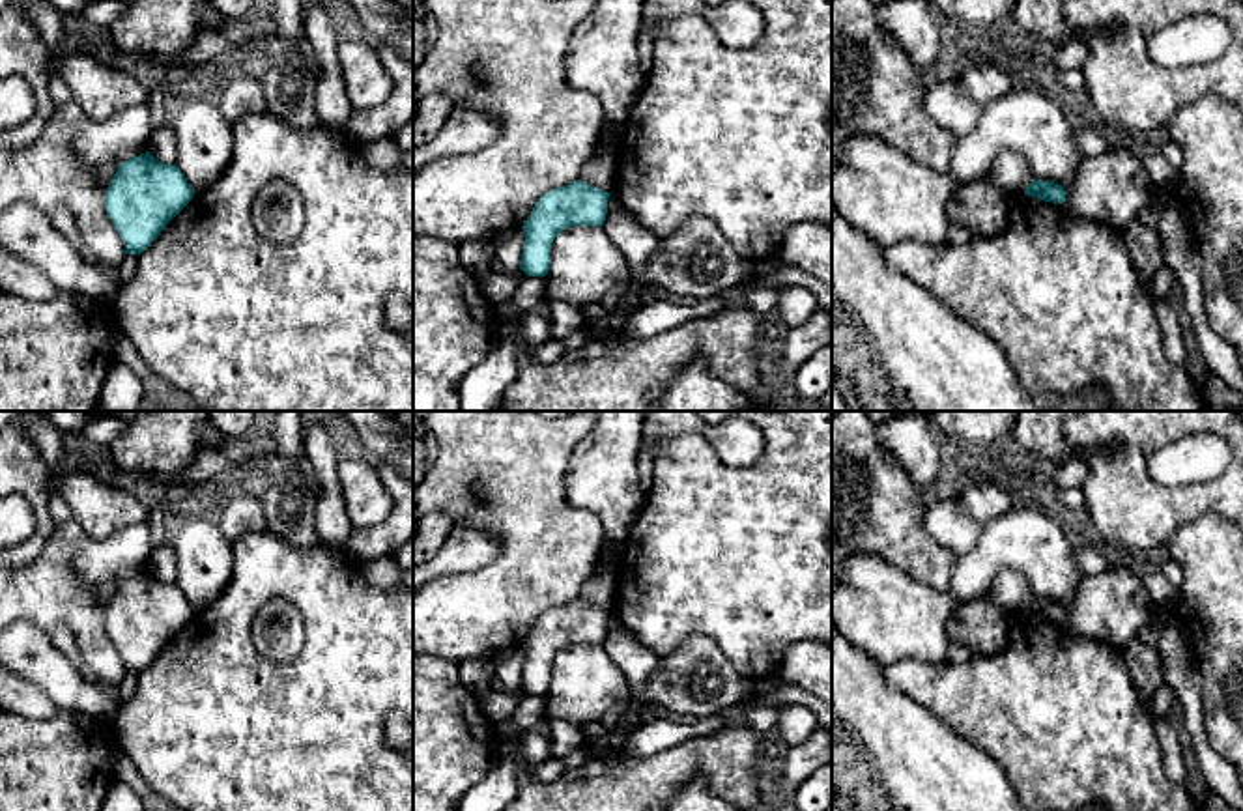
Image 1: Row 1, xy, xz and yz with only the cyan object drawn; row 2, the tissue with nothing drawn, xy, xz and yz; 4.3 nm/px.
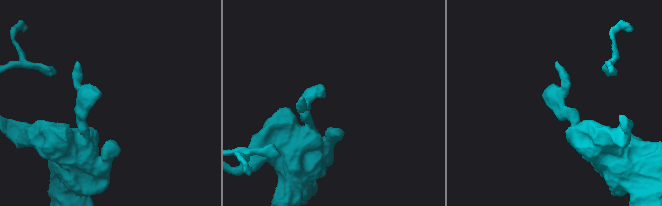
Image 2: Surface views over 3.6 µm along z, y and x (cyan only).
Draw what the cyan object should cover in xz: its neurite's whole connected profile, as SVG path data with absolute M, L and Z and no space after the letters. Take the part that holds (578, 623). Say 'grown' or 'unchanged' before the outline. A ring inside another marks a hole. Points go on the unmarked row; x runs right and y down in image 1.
unchanged; M581 598L540 615L521 645L525 662L520 688L527 695L546 695L553 658L570 645L602 645L609 615Z

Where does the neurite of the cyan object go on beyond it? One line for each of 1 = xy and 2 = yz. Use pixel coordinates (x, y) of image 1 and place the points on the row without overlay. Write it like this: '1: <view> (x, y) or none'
1: none
2: none

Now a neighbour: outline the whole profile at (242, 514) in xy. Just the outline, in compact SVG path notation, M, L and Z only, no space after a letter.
M239 491L232 493L217 523L232 544L247 533L267 531L262 501Z

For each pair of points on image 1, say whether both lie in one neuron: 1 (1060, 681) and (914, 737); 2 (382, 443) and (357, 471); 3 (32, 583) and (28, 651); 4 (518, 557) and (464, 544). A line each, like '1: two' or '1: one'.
1: two
2: two
3: two
4: two

